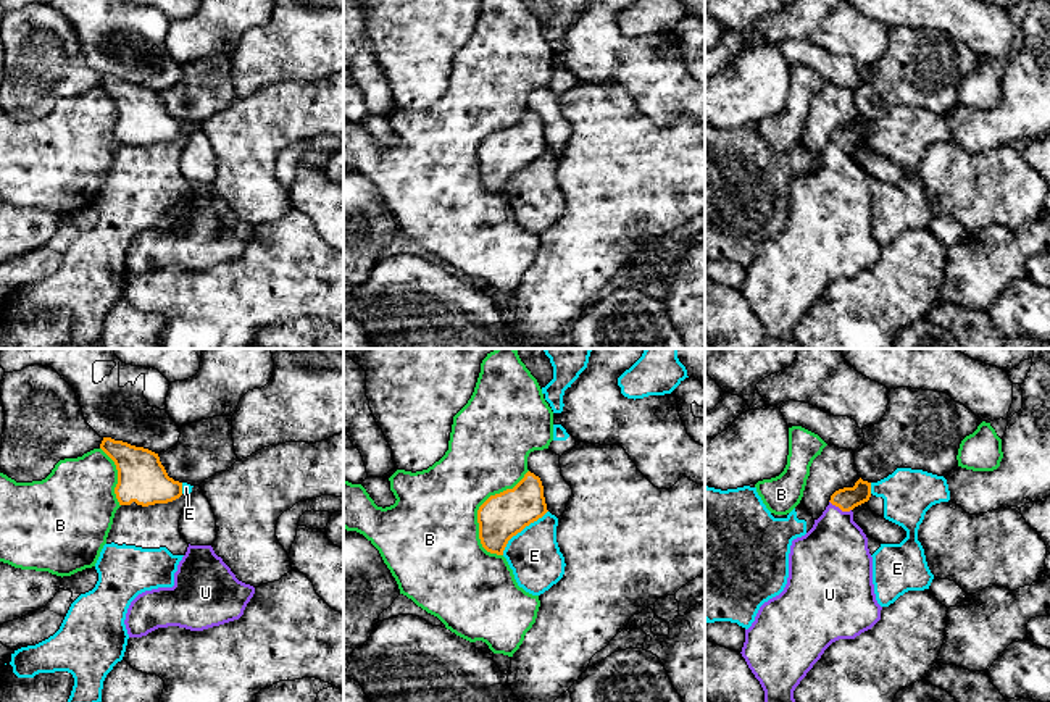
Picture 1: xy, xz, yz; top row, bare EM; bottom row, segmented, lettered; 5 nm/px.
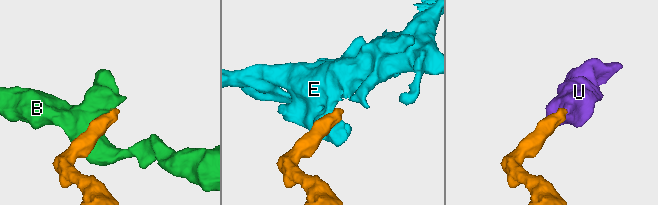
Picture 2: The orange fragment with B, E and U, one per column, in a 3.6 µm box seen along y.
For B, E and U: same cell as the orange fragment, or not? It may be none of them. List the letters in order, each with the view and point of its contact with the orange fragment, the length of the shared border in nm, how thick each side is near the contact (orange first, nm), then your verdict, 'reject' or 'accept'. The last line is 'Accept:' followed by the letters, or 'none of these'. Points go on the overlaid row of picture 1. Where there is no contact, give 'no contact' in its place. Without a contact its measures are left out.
B: xz (481, 505) | 460 nm | 220/440 nm | reject
E: xz (521, 530) | 320 nm | 220/260 nm | reject
U: yz (841, 509) | 120 nm | 110/360 nm | accept
Accept: U

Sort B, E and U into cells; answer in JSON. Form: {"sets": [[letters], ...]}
{"sets": [["B"], ["E"], ["U"]]}

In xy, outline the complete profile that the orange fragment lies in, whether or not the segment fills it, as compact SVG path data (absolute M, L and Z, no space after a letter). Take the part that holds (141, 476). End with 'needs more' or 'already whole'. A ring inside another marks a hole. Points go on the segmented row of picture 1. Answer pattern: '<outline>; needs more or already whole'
M103 437L100 449L115 462L118 470L118 484L115 487L119 505L137 505L148 507L155 504L168 504L182 495L182 483L174 481L168 476L165 466L160 462L158 453L135 447L123 441Z; already whole

